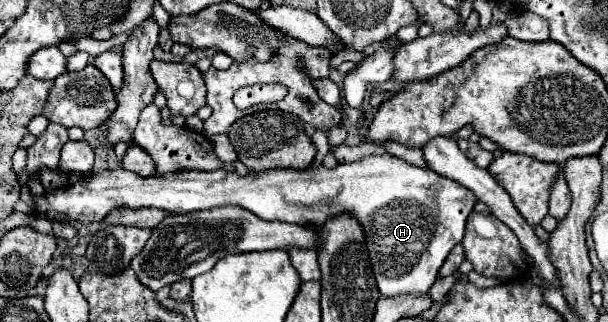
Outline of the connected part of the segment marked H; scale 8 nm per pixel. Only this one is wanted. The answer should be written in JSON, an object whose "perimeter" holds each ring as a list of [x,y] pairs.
{"perimeter":[[[371,154],[355,162],[337,164],[335,168],[305,168],[305,170],[259,170],[251,172],[247,176],[239,176],[237,172],[229,172],[225,168],[213,170],[213,172],[201,172],[201,170],[179,170],[169,174],[153,174],[153,176],[137,176],[129,170],[117,168],[117,170],[99,170],[91,172],[89,176],[83,176],[75,184],[69,184],[65,188],[55,188],[51,192],[45,192],[43,196],[33,196],[37,214],[43,214],[47,220],[59,220],[59,222],[99,222],[109,212],[117,208],[159,208],[169,214],[189,214],[199,210],[211,210],[217,206],[239,206],[263,220],[279,220],[279,222],[293,222],[301,226],[315,226],[323,228],[329,218],[335,218],[343,212],[353,212],[353,216],[359,220],[365,242],[371,258],[371,268],[379,286],[381,296],[397,296],[397,294],[427,294],[431,284],[437,278],[437,272],[441,264],[445,262],[447,254],[453,250],[455,244],[461,242],[465,232],[467,216],[473,212],[477,196],[461,186],[455,180],[449,180],[445,176],[439,176],[437,172],[429,168],[413,166],[397,156],[391,154]]]}

